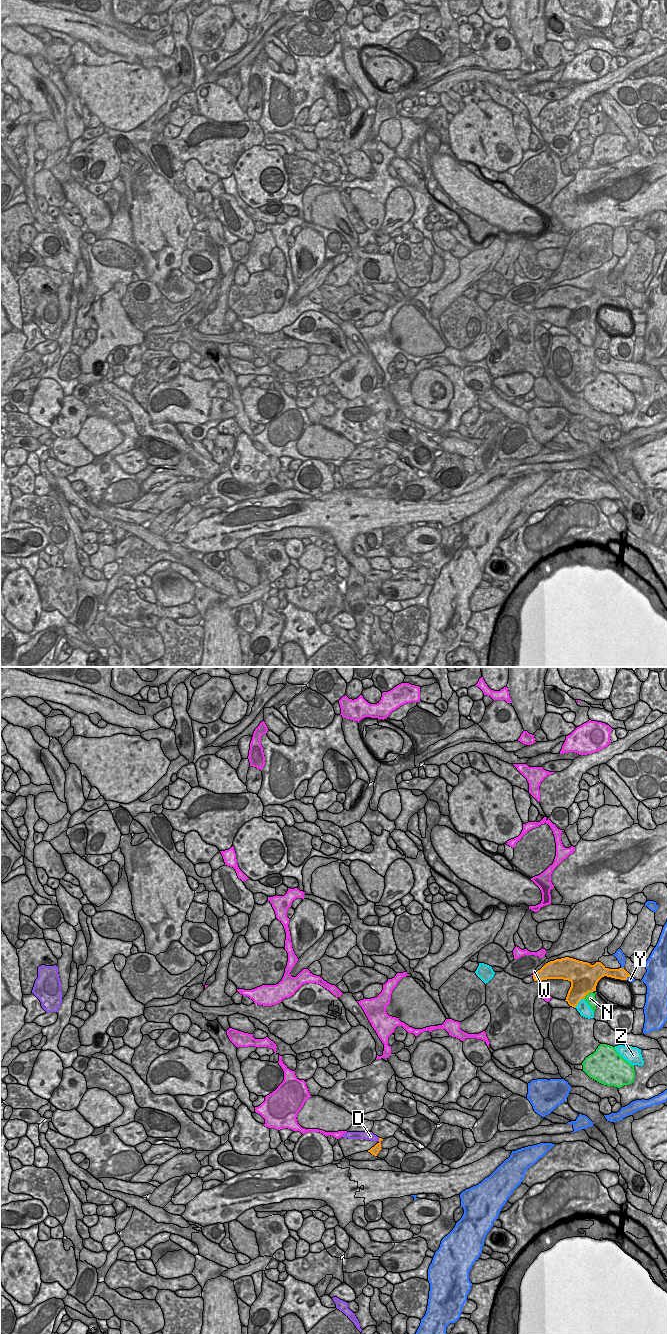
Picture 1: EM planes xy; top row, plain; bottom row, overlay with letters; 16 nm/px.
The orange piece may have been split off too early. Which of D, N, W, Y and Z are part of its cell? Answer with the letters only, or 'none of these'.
none of these

